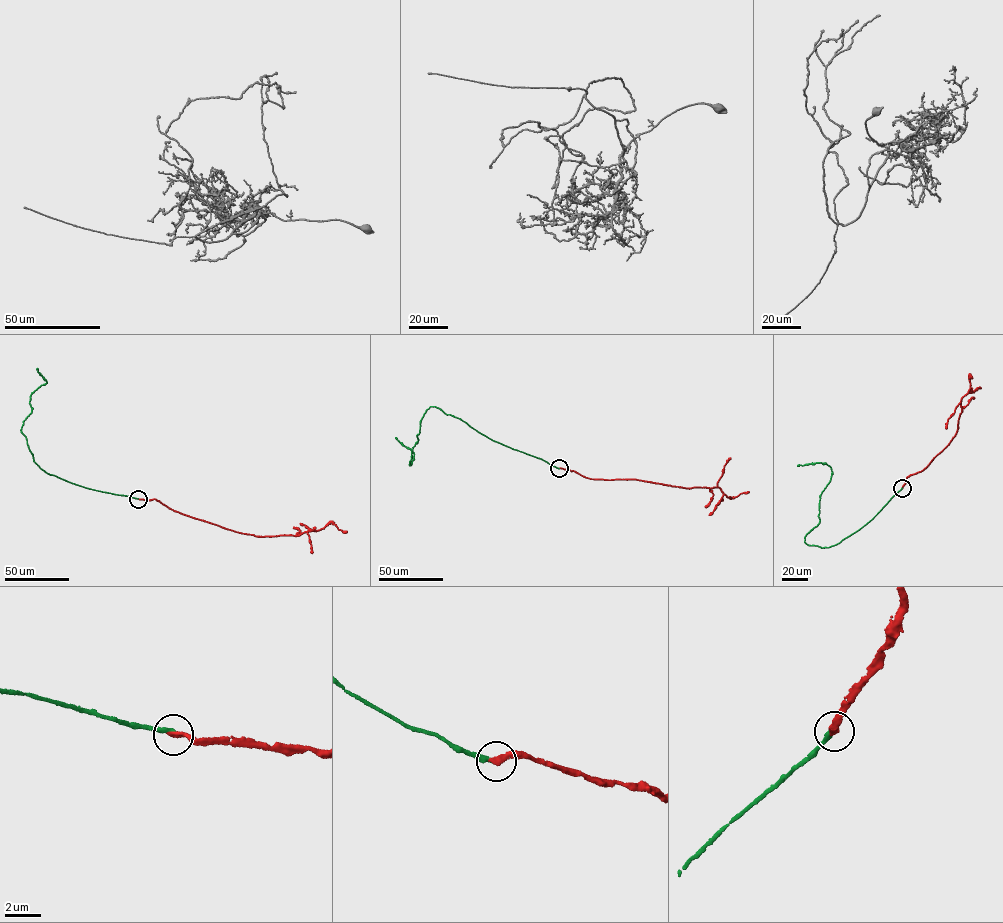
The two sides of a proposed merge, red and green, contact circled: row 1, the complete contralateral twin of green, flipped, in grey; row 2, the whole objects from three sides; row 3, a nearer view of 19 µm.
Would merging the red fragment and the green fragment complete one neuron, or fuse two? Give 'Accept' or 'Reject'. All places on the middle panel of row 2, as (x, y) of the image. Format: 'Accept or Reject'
Reject

